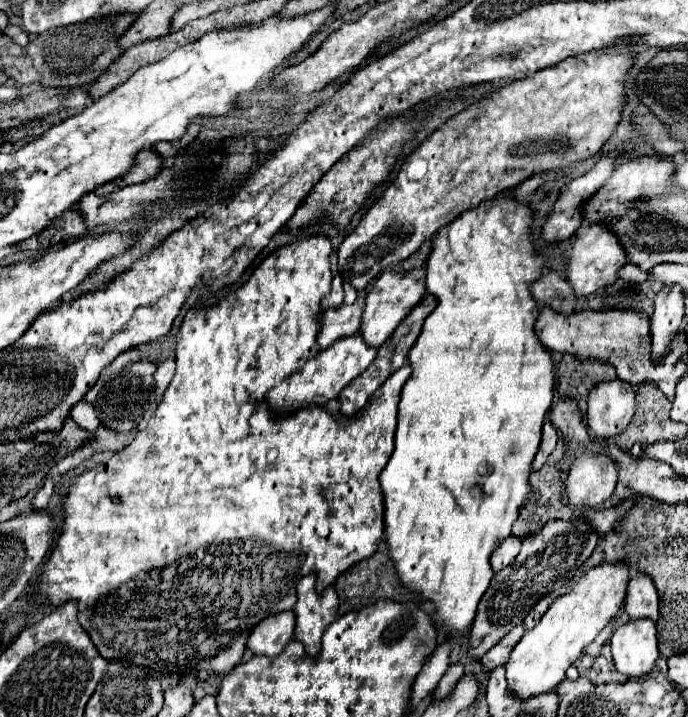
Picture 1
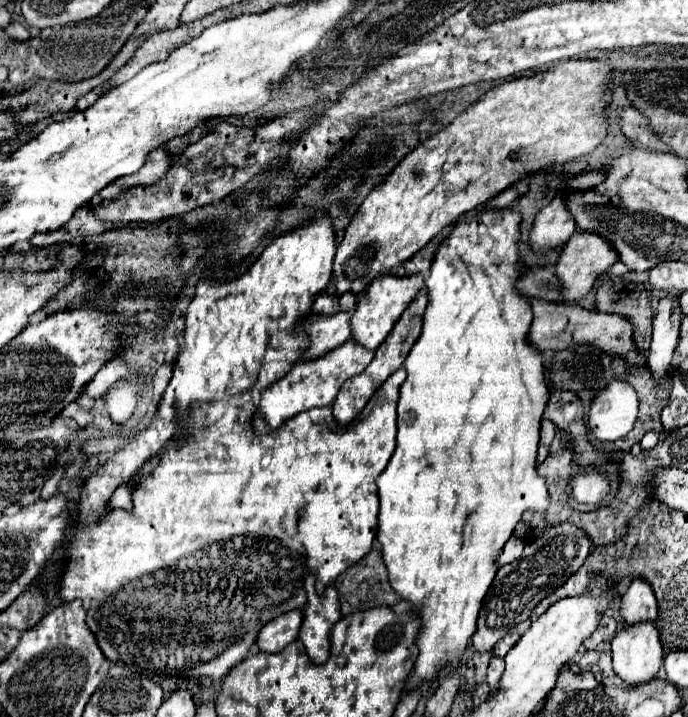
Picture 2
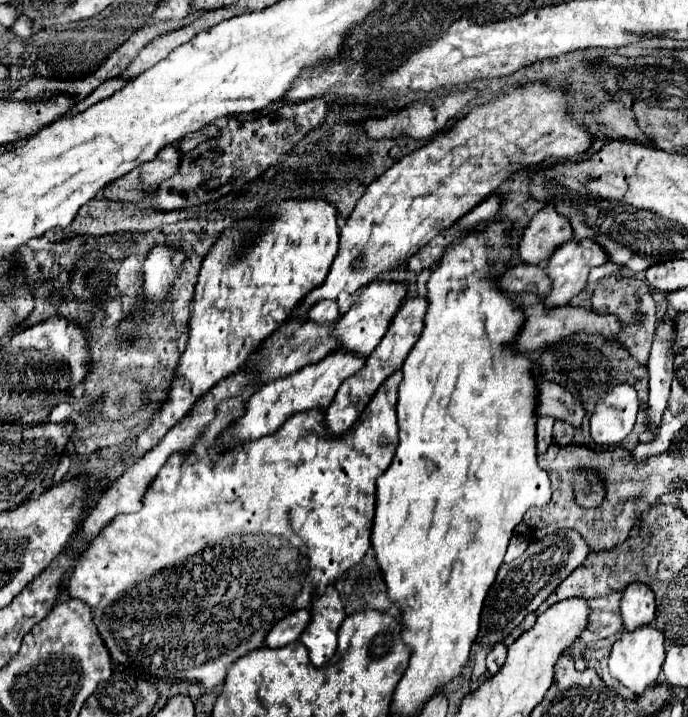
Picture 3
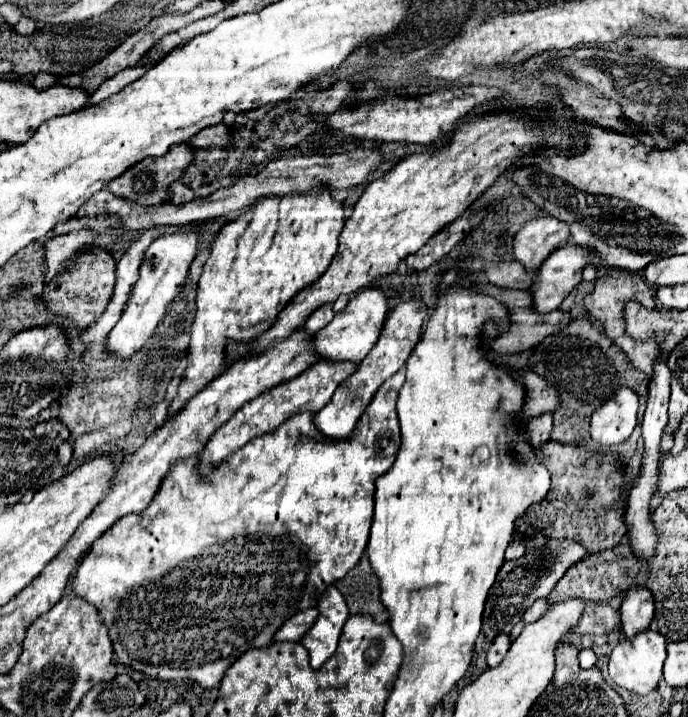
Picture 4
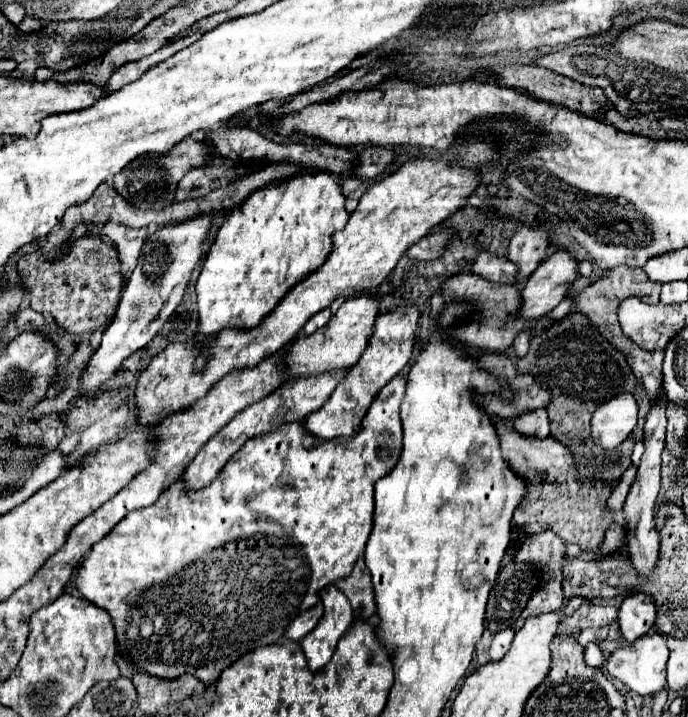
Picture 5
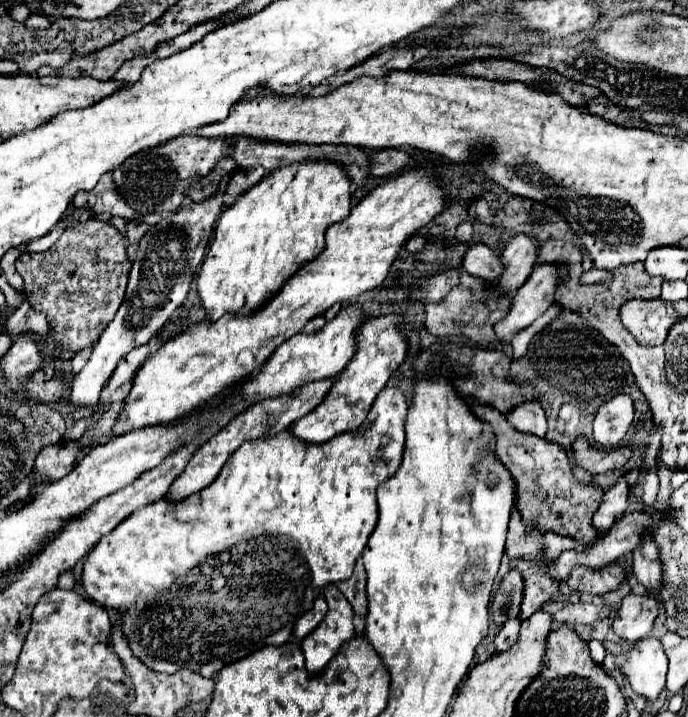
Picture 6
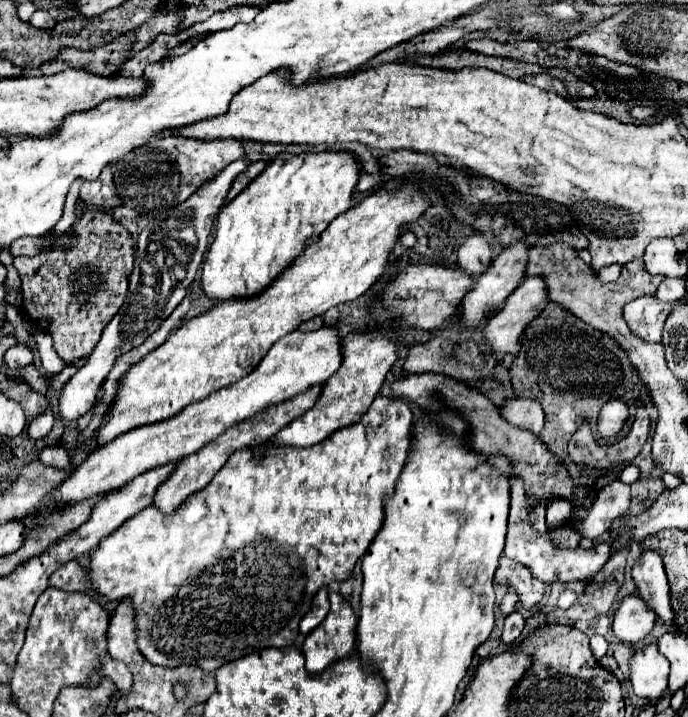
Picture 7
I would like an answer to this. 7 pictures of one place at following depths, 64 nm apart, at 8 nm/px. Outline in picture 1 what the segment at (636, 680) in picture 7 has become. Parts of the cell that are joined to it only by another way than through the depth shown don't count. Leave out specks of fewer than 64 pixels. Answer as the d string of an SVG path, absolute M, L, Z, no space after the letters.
M648 618L628 620L626 624L618 626L612 636L614 666L628 678L648 674L658 656L660 652L656 640L656 624Z

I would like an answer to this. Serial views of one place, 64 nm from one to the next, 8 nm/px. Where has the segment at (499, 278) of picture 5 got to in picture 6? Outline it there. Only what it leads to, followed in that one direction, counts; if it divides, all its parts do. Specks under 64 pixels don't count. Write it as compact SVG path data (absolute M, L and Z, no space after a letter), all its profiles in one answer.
M474 244L468 248L466 256L464 256L464 270L472 276L478 276L478 278L484 278L484 280L498 280L502 276L502 270L504 270L504 264L500 260L500 256L490 250L488 246L484 244Z

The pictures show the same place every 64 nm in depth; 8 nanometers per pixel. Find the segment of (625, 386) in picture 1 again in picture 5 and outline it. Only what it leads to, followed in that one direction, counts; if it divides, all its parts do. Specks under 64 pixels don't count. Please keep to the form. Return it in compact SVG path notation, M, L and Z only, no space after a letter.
M622 392L598 406L592 414L592 440L605 450L622 444L638 422L638 404L630 392Z

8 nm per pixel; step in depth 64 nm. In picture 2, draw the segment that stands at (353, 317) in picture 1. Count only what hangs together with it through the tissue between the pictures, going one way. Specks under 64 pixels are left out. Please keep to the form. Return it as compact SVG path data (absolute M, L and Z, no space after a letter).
M352 310L348 312L336 312L336 316L316 316L312 314L306 322L306 330L310 334L310 348L302 354L302 360L310 358L320 358L326 352L334 350L340 346L344 340L350 338L350 320L352 320Z

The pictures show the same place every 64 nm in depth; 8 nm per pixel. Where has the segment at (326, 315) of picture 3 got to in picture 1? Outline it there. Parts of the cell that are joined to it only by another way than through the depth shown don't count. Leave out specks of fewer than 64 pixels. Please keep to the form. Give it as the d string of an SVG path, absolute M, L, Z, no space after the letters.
M334 276L330 296L322 302L322 308L328 310L328 308L336 308L336 306L340 306L340 304L342 304L342 298L344 298L344 292L342 292L342 280L340 280L340 276Z

